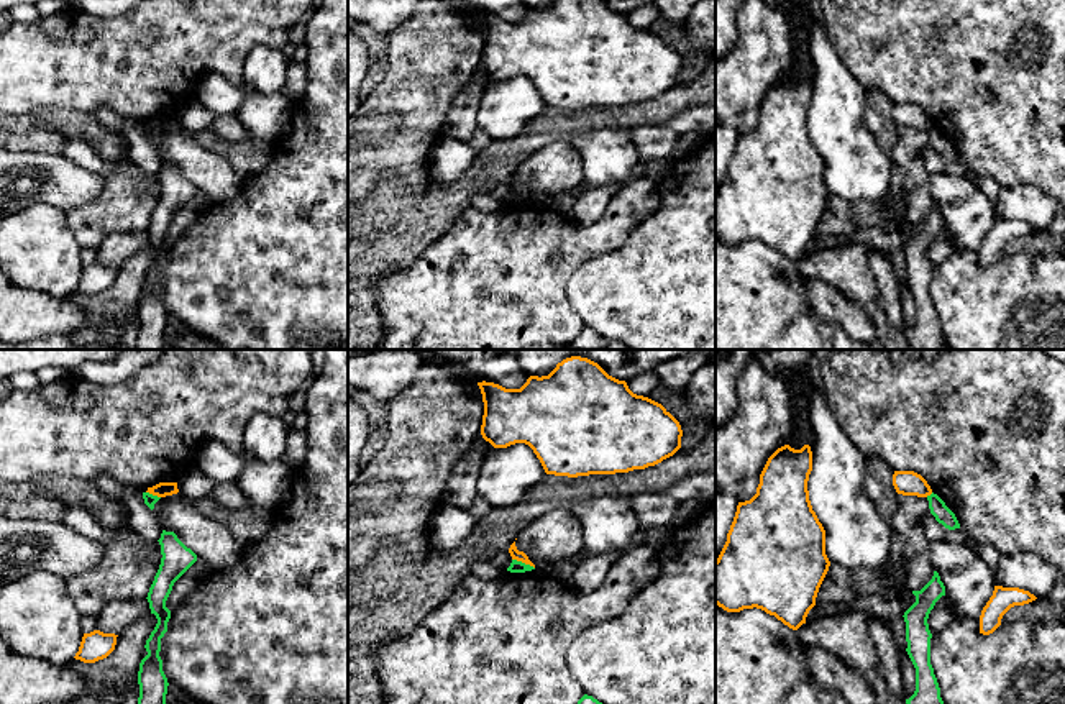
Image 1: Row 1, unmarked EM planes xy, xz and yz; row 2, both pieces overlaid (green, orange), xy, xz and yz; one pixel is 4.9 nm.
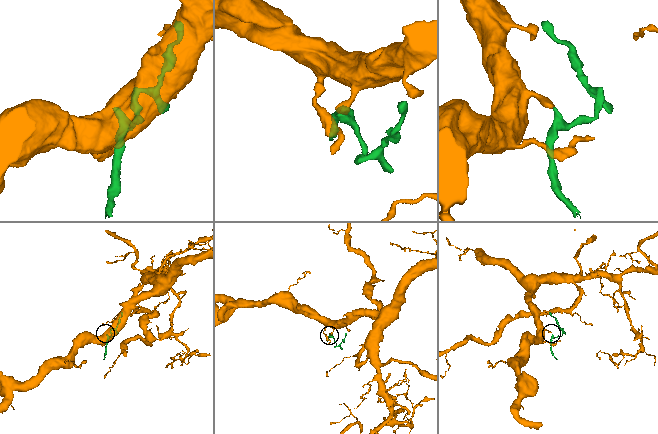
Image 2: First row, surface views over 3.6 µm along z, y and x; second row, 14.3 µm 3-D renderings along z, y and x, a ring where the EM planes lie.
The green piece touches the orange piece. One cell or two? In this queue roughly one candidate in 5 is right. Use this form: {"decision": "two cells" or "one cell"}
{"decision": "two cells"}

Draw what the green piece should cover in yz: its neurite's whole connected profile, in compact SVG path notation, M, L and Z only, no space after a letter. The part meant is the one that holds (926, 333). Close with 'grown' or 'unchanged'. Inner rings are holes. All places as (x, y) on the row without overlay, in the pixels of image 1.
M937 203L932 212L921 222L912 223L916 235L904 245L907 287L916 300L916 323L906 331L907 343L912 350L942 350L944 333L940 320L930 297L929 246L935 235L945 228L945 218Z; unchanged

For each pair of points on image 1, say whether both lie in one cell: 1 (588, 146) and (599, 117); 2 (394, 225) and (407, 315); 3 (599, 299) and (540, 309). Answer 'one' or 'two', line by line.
1: two
2: two
3: two

